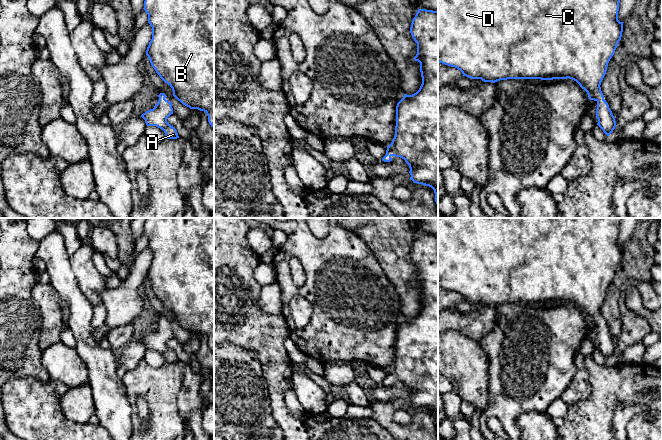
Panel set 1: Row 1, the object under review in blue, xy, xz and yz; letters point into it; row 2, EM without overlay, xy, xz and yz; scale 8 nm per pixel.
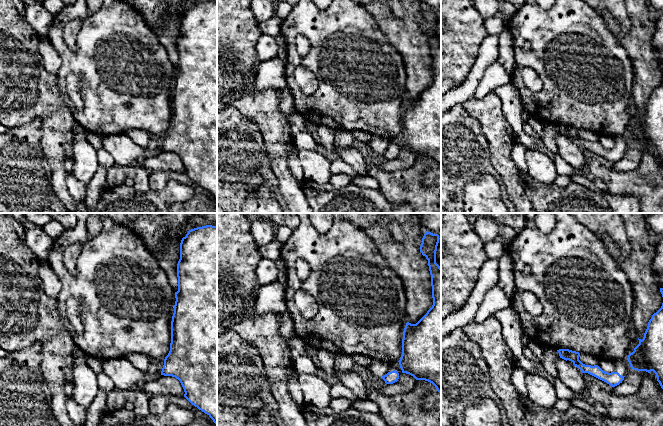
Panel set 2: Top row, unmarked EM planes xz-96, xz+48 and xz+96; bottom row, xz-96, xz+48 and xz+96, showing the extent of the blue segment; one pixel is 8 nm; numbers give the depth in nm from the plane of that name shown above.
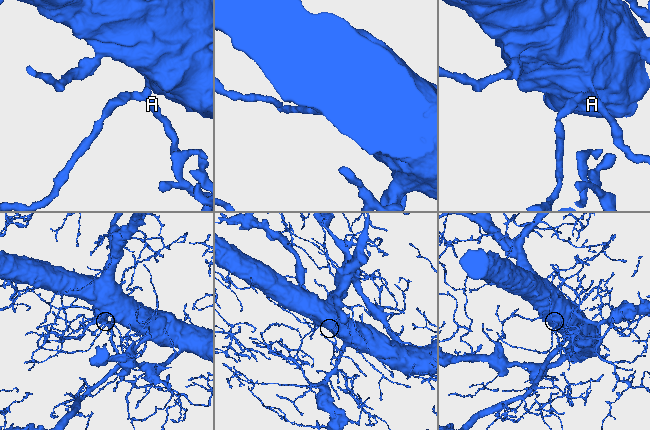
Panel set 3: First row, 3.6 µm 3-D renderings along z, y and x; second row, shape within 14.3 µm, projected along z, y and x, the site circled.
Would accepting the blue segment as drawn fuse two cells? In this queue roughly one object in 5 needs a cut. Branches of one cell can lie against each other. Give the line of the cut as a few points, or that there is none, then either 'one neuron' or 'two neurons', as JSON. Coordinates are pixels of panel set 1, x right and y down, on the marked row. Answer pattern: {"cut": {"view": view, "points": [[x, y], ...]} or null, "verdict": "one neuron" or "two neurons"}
{"cut": null, "verdict": "one neuron"}

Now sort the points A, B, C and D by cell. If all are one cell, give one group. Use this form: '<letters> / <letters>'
A B C D

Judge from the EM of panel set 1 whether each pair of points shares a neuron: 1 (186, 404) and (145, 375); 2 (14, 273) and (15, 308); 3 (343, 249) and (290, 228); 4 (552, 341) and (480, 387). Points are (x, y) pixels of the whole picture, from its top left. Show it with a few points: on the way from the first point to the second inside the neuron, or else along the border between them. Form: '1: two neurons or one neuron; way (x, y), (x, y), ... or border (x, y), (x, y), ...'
1: two neurons; border (183, 374), (177, 396), (177, 411), (182, 420)
2: one neuron; way (14, 282), (14, 299)
3: two neurons; border (297, 228), (288, 236)
4: two neurons; border (487, 359), (488, 404), (486, 406)

